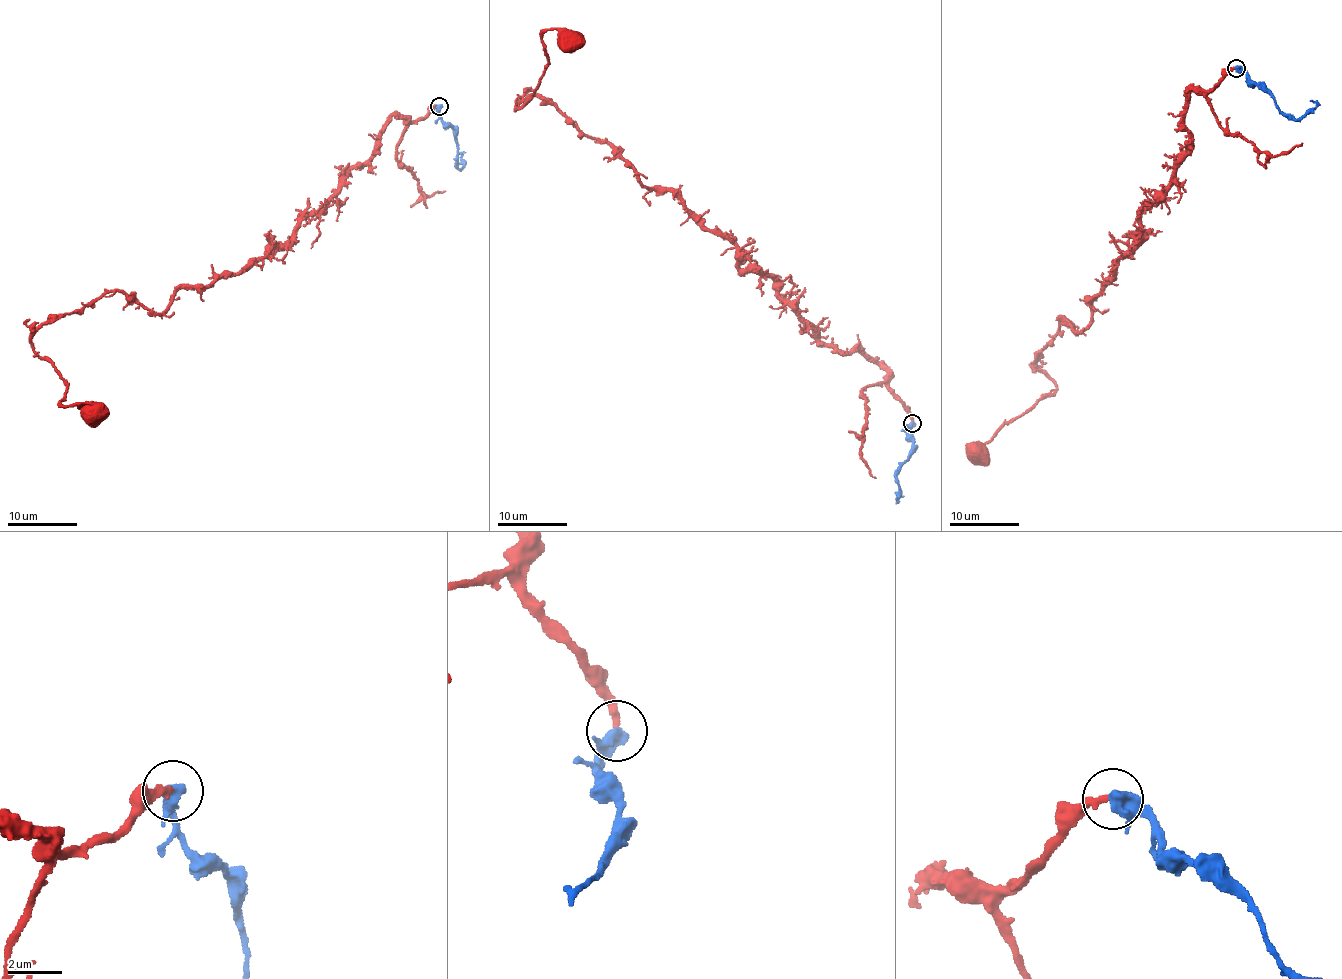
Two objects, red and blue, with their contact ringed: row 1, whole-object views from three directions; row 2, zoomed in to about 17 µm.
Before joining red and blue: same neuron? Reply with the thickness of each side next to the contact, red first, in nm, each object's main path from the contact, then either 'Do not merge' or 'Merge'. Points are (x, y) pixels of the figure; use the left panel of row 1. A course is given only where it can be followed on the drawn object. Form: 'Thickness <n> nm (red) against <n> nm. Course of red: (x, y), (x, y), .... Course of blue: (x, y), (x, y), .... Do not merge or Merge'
Thickness 280 nm (red) against 380 nm. Course of red: (439, 107), (389, 118), (253, 264), (160, 313), (112, 291), (37, 328), (59, 400), (95, 412). Course of blue: (439, 107), (439, 117), (452, 127), (458, 154), (455, 162), (462, 169), (464, 163), (461, 153), (465, 153). Merge

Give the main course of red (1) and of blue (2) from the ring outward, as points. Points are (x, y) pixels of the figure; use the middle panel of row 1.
1: (912, 421), (880, 365), (820, 342), (670, 189), (553, 105), (515, 109), (546, 29), (571, 43)
2: (912, 423), (906, 431), (912, 446), (905, 462), (897, 469), (900, 493), (896, 499), (903, 496)

